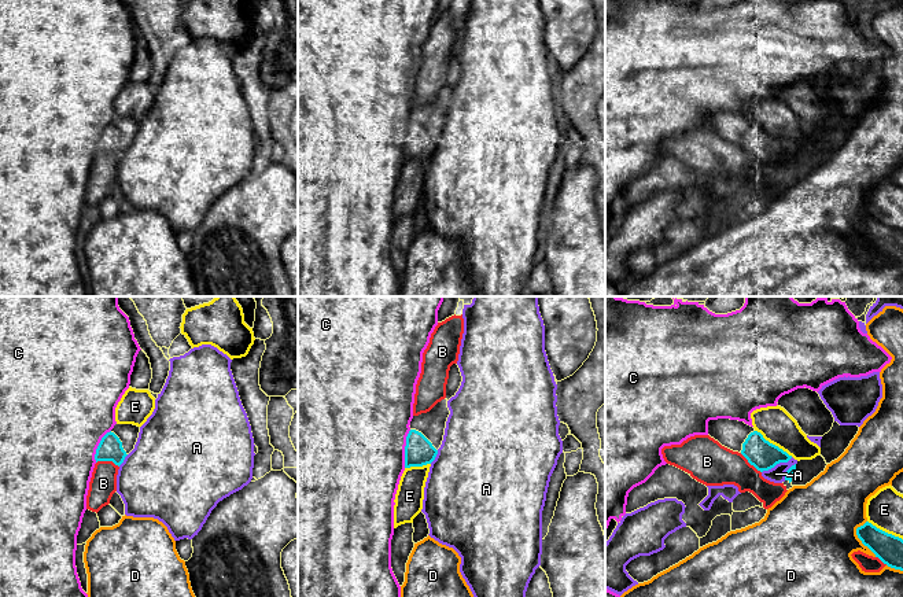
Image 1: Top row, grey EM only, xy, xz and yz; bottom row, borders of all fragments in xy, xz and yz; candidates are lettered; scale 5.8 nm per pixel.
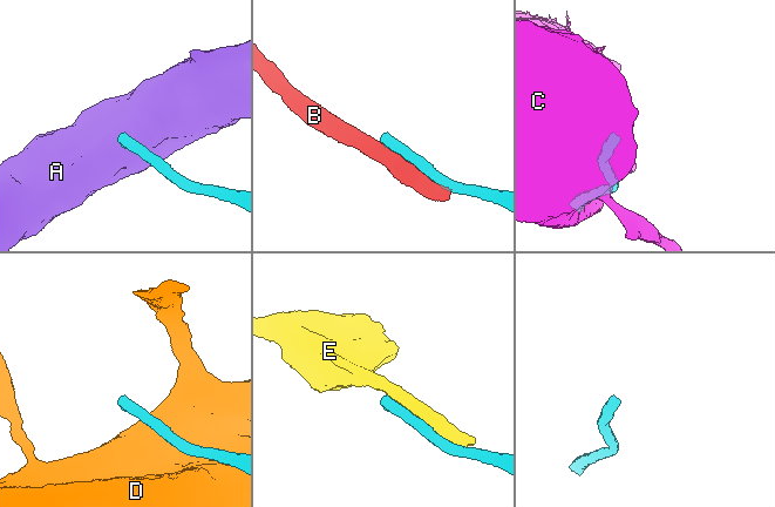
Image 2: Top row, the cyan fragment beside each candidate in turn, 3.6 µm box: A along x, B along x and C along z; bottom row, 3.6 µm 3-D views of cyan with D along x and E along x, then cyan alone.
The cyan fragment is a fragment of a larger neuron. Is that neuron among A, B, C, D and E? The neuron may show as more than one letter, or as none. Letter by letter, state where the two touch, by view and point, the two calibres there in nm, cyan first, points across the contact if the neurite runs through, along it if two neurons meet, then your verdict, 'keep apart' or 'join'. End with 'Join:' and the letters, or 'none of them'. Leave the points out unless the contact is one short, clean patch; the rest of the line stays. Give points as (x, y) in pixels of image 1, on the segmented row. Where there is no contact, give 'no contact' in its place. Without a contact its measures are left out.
A: contact yz (777, 463); calibres 170 and 90 nm; keep apart
B: contact xy (107, 460); calibres 140 and 160 nm; keep apart
C: contact xz (405, 449); calibres 170 and 500 nm; keep apart
D: contact yz (858, 537); calibres 160 and 480 nm; keep apart
E: contact yz (774, 445); calibres 170 and 200 nm; keep apart
Join: none of them

